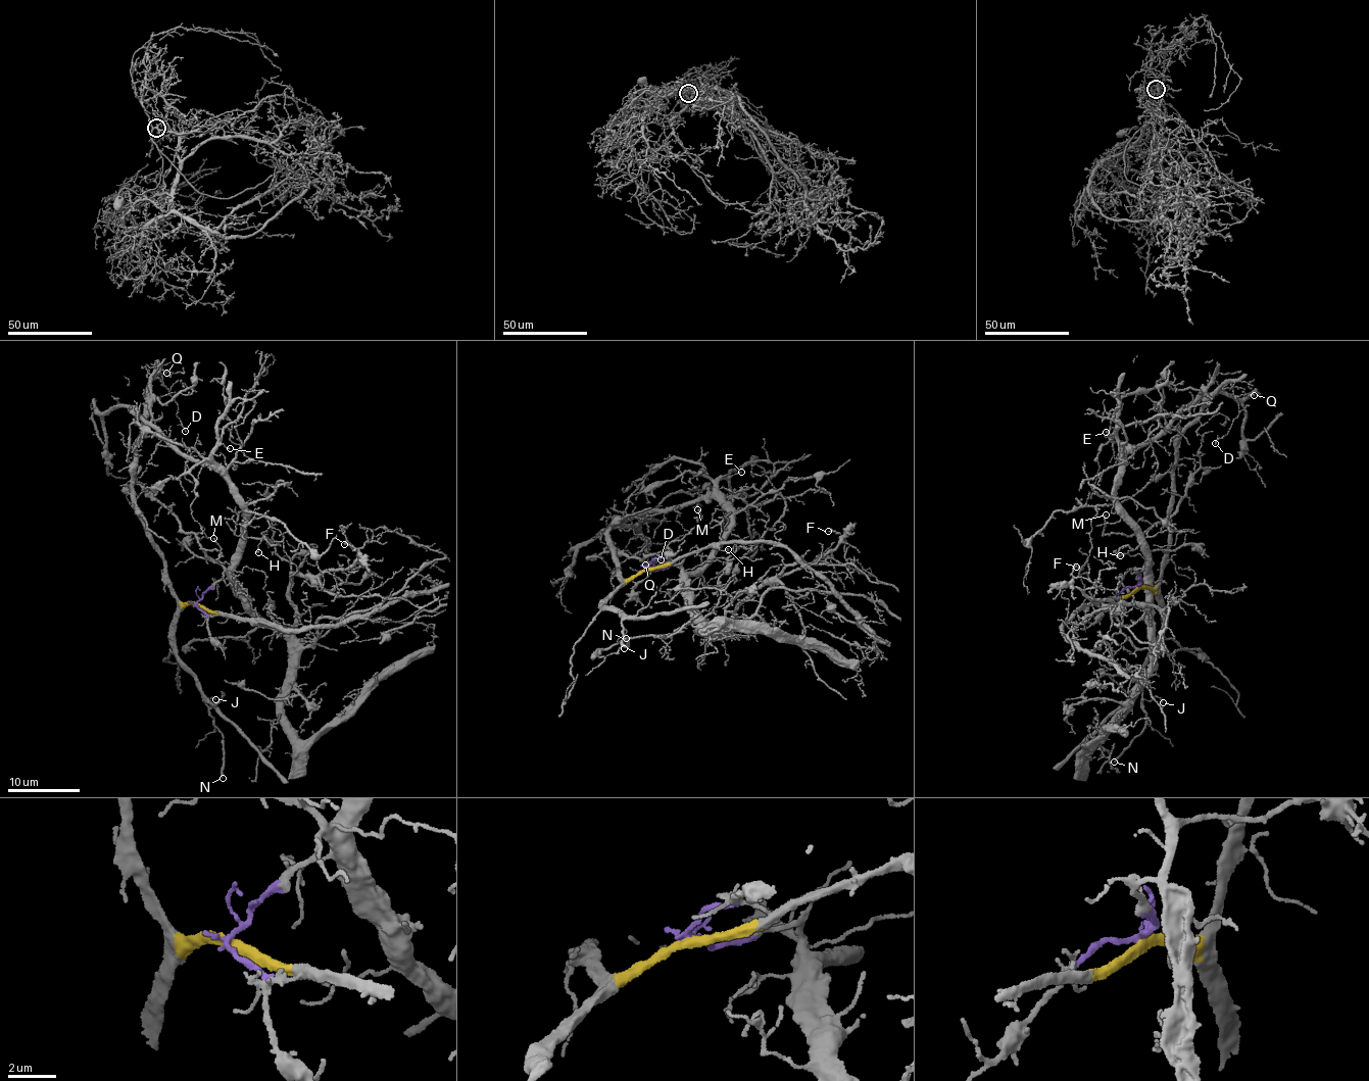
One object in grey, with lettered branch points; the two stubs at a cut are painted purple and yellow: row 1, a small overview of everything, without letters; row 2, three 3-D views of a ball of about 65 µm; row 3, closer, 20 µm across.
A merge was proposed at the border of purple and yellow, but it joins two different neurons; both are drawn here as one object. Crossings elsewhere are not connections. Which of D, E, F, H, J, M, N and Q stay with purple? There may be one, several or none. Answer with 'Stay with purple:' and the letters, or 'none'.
Stay with purple: E, F, H, M

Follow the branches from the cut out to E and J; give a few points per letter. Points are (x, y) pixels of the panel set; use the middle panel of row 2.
E: (647, 569), (679, 563), (687, 572), (701, 567), (720, 543), (731, 505), (720, 492), (718, 483), (742, 472)
J: (647, 569), (621, 585), (602, 607), (619, 612), (626, 631), (621, 637), (624, 647)

